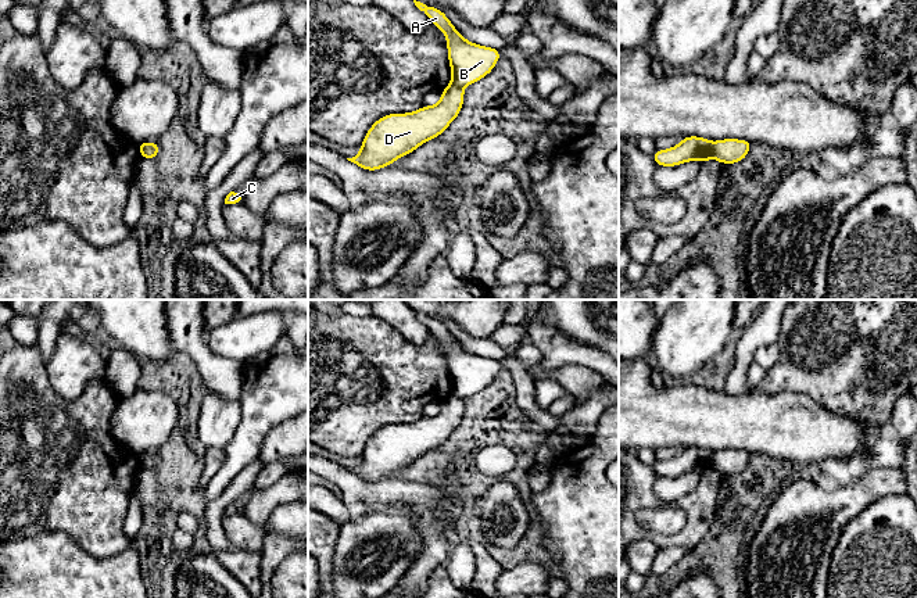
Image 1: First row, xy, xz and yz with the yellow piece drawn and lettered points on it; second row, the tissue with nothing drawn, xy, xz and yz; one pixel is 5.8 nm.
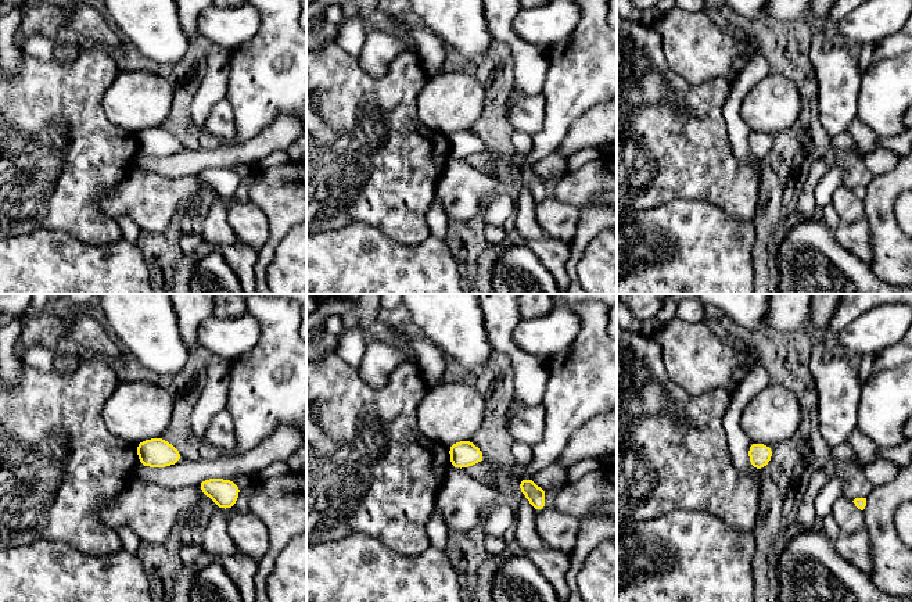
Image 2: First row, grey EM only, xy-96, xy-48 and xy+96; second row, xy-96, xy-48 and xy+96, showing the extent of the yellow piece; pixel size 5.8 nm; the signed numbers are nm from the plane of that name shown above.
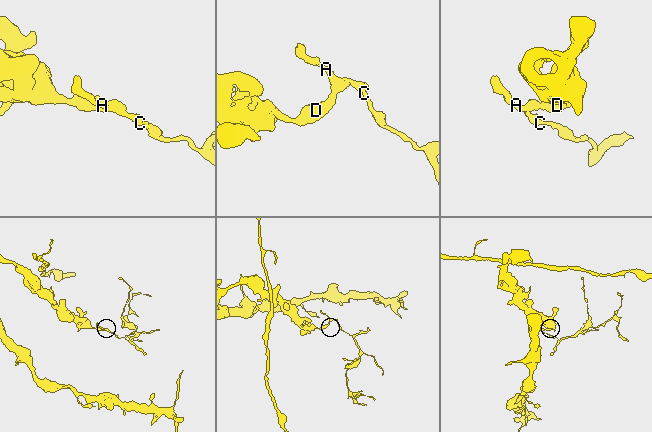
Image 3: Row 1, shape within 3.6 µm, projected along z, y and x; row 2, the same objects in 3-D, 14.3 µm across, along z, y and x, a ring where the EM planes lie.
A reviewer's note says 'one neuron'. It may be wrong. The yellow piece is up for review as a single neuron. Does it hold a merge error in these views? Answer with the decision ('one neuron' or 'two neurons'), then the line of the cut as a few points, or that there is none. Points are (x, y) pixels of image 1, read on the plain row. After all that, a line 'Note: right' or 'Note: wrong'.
two neurons | yz (712, 454), (713, 468)
Note: wrong

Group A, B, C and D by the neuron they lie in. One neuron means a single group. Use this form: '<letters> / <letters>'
A B C / D

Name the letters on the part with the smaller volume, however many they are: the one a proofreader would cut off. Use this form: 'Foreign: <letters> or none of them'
Foreign: A, B, C

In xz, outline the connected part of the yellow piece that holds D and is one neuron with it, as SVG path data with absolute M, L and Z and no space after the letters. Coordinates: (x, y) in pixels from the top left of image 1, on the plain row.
M451 393L441 401L441 409L436 416L382 427L369 438L359 463L347 470L365 481L391 476L420 455L440 447L461 425L463 411L463 398Z

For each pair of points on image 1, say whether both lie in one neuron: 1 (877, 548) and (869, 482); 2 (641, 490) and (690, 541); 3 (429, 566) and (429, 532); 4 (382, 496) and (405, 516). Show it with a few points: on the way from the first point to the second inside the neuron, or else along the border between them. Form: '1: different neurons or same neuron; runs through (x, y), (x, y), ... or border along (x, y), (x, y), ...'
1: different neurons; border along (902, 494), (888, 494), (877, 498), (845, 523)
2: same neuron; runs through (633, 512), (633, 525), (641, 533), (667, 540)
3: same neuron; runs through (429, 558), (429, 540)
4: different neurons; border along (415, 505), (394, 502), (376, 507)

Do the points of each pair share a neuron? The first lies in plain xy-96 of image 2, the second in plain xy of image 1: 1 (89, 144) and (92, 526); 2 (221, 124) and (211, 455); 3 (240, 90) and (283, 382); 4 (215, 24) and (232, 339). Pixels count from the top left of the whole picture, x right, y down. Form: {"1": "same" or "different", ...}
{"1": "same", "2": "different", "3": "same", "4": "same"}

